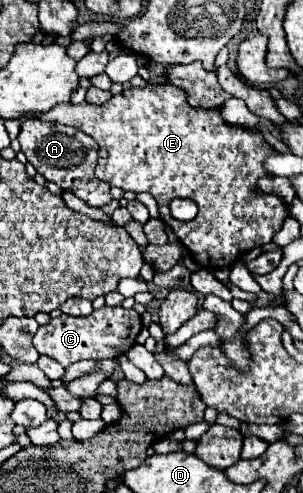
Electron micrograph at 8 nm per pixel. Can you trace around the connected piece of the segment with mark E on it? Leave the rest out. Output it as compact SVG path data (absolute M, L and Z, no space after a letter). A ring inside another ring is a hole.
M147 84L145 88L129 88L121 94L113 96L103 106L93 106L89 102L83 104L61 104L49 110L49 114L37 114L39 120L59 122L67 126L75 126L85 134L93 136L99 144L99 164L95 168L97 178L119 186L131 192L149 192L159 206L161 220L173 230L179 242L189 250L189 254L207 270L233 266L245 252L255 246L263 246L271 242L273 234L281 228L287 206L281 198L273 194L257 194L255 184L265 176L263 158L267 152L275 150L265 142L261 132L249 132L241 126L229 126L221 120L217 110L201 110L191 108L187 104L187 96L173 84ZM173 198L191 198L199 206L199 214L191 222L179 222L169 212L169 202Z

